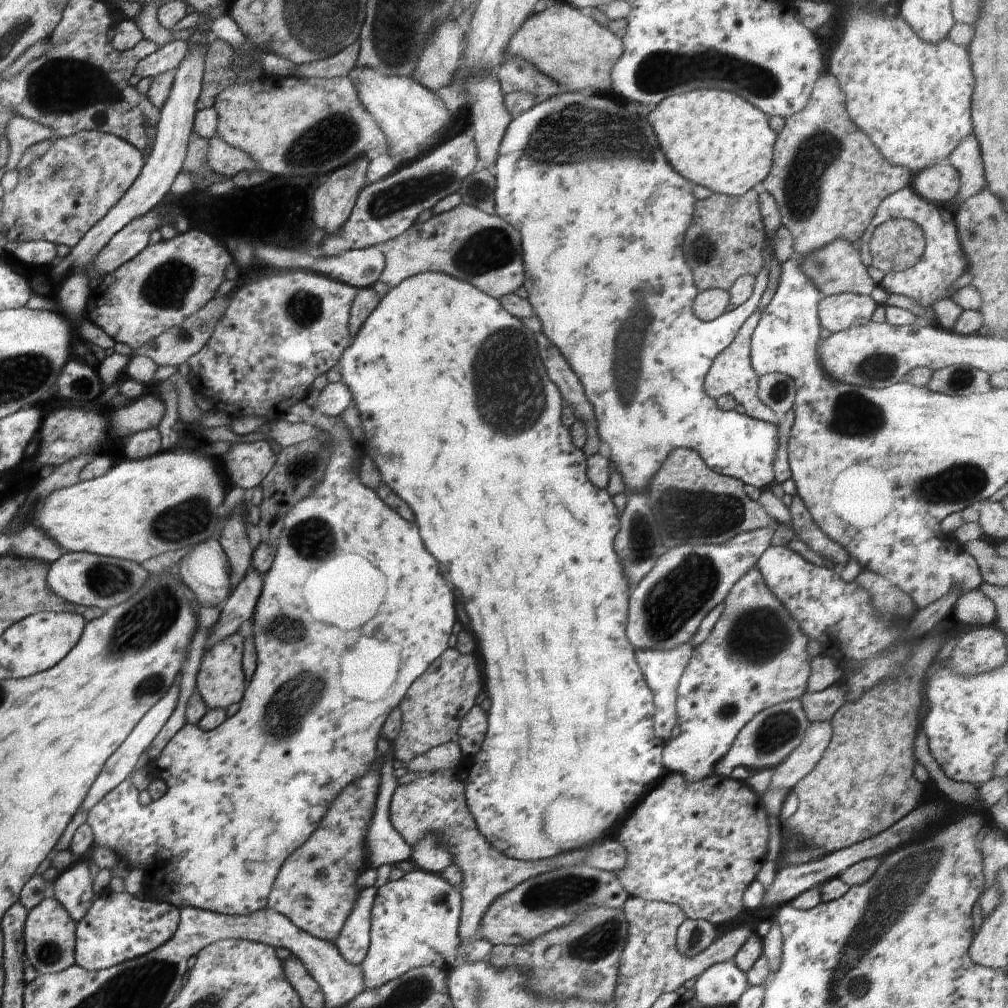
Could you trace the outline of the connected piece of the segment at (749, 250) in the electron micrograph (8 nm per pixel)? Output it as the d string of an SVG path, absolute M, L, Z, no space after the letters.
M751 189L737 198L714 193L706 200L695 200L690 226L684 234L682 255L692 272L697 292L709 289L729 292L739 277L749 275L756 278L765 264L766 240L756 190Z

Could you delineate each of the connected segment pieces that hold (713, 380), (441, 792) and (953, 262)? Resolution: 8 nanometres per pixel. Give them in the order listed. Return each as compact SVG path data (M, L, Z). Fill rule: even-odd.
M755 317L747 319L738 334L736 334L732 344L716 356L716 359L710 365L710 372L707 372L708 376L705 376L706 382L704 382L704 390L706 390L706 392L710 394L710 398L713 399L720 398L724 395L732 396L737 404L744 407L745 413L748 416L778 425L782 417L772 412L766 404L762 404L760 398L758 398L758 394L756 394L759 376L754 372L754 368L752 368L749 347L751 336L753 331L757 328L757 324L758 320Z
M456 769L436 771L416 779L408 784L396 786L390 798L388 818L392 828L404 838L410 846L418 844L426 834L434 834L444 840L448 852L452 854L452 864L462 872L461 916L459 934L462 939L478 935L478 928L488 906L502 894L516 888L518 884L557 869L562 866L581 864L588 850L562 852L552 858L541 858L534 862L508 858L494 850L490 842L480 834L474 816L468 810L464 794L464 782L456 779Z
M912 186L904 187L880 202L874 218L872 218L868 228L862 234L857 247L864 266L870 267L872 264L869 242L874 229L891 218L910 219L920 226L924 233L925 248L922 258L914 266L905 271L885 274L880 286L889 294L902 295L910 298L910 300L914 300L928 314L934 314L932 304L936 300L942 300L942 298L954 298L954 294L960 289L954 290L951 289L951 286L968 270L968 260L966 260L966 256L962 252L962 246L960 246L957 226L954 220L945 222L940 216L938 206L916 194Z

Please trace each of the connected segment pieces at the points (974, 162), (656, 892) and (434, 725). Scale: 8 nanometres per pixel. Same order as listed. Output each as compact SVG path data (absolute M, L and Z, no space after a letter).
M968 134L955 150L952 150L946 162L959 172L961 185L956 198L959 204L987 188L981 150L974 134Z
M667 772L666 775L655 785L655 787L645 794L644 797L632 808L628 818L622 822L620 834L618 834L617 841L624 846L626 850L627 860L626 866L622 870L615 872L620 880L620 884L624 886L624 890L629 896L636 896L636 898L644 898L644 900L666 902L674 904L684 912L688 919L702 919L711 922L715 927L718 927L724 922L734 920L738 914L744 909L744 902L742 902L742 894L746 892L746 888L754 882L756 874L762 870L762 864L766 861L768 854L768 819L766 807L764 806L763 795L758 794L748 786L747 782L739 782L736 779L722 777L718 774L712 774L699 780L698 782L686 782L684 776L678 773Z
M448 648L444 656L436 658L436 662L432 662L428 670L412 683L400 702L401 727L392 744L393 758L408 764L412 758L431 748L456 740L462 719L476 704L483 684L476 656L460 654L456 648Z

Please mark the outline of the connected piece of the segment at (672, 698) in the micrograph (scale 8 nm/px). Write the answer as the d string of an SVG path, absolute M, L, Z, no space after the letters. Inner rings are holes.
M684 642L680 646L674 646L670 650L636 650L635 658L646 679L646 684L652 692L655 713L653 716L653 731L663 742L671 739L672 728L678 722L678 713L676 710L676 700L678 696L678 682L692 658L693 646L689 642Z

